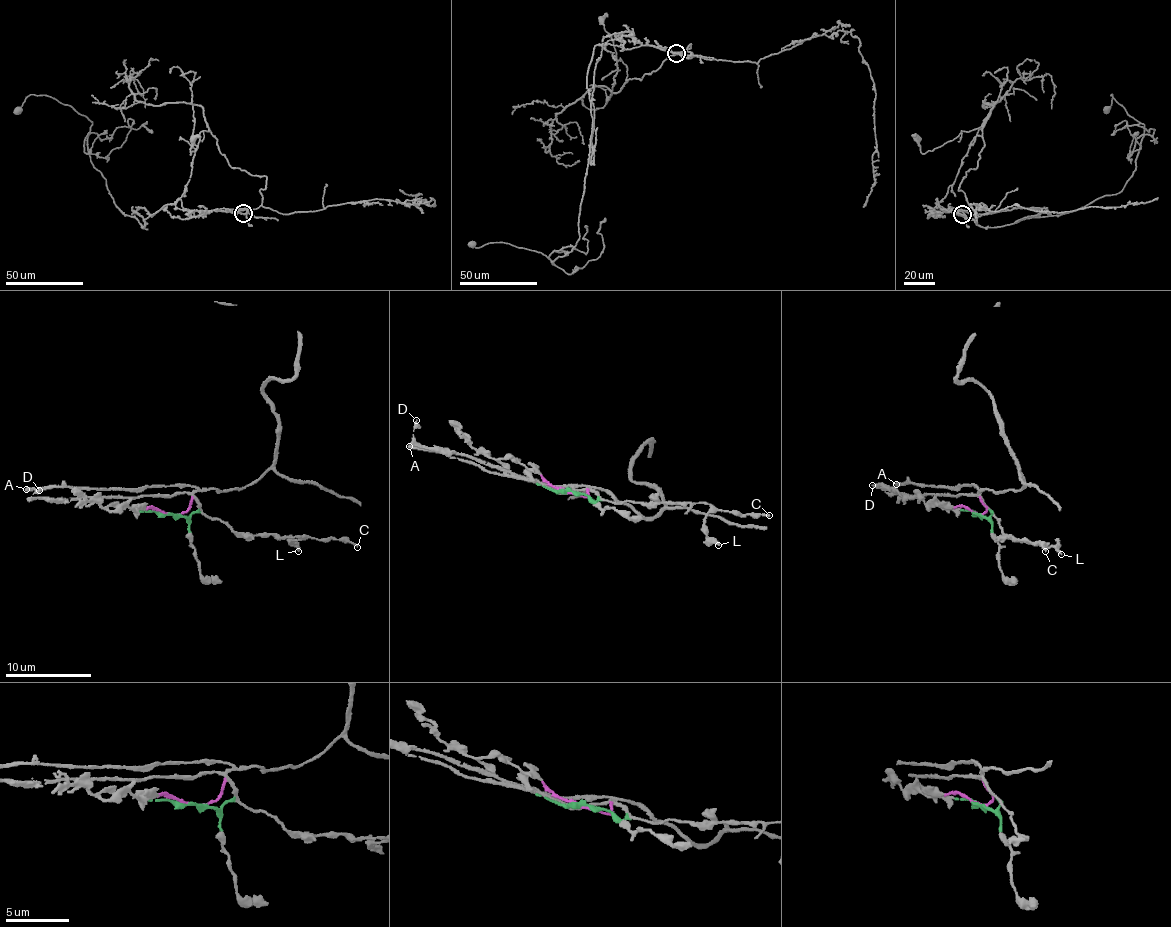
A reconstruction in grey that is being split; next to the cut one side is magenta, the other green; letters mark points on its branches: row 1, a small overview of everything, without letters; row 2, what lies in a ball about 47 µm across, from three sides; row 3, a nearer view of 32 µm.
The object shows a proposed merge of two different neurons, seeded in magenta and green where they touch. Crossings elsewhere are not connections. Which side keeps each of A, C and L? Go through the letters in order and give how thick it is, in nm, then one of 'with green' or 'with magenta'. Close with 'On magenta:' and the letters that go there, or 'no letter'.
A: 280 nm | with magenta
C: 190 nm | with green
L: 280 nm | with green
On magenta: A

